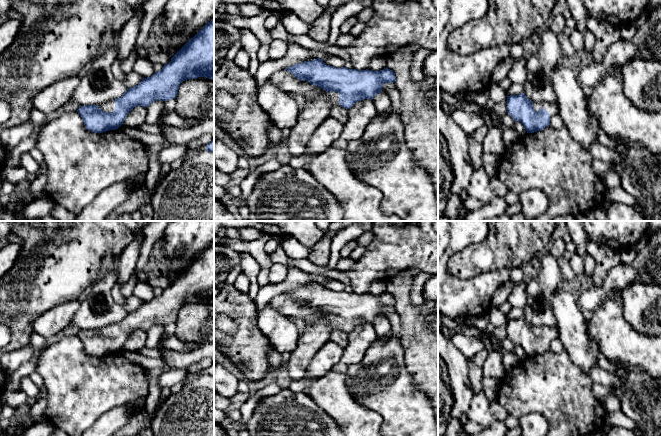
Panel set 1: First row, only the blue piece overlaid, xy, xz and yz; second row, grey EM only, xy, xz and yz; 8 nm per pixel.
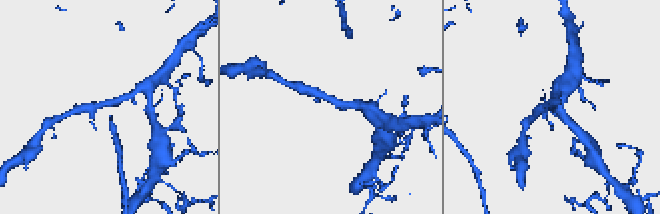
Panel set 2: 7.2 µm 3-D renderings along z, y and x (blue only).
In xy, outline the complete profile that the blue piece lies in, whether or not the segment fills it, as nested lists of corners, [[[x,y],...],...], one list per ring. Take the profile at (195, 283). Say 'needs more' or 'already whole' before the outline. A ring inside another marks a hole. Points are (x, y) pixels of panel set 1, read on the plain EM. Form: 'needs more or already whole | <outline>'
needs more | [[[214,243],[208,246],[193,262],[171,282],[171,285],[163,292],[155,296],[151,301],[132,311],[119,322],[107,325],[99,329],[80,330],[77,336],[83,343],[87,354],[95,357],[103,357],[118,353],[124,346],[129,336],[136,330],[147,332],[157,324],[168,325],[175,323],[180,308],[187,303],[206,301],[214,305]]]

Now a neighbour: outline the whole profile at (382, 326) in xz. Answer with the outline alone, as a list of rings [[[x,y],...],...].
[[[383,315],[376,318],[373,321],[372,326],[374,328],[374,331],[377,335],[377,337],[387,335],[391,330],[390,321]]]

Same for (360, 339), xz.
[[[363,323],[354,327],[348,333],[348,344],[344,348],[342,358],[331,368],[331,371],[345,373],[350,365],[358,363],[365,356],[376,339],[378,337],[372,324]]]

